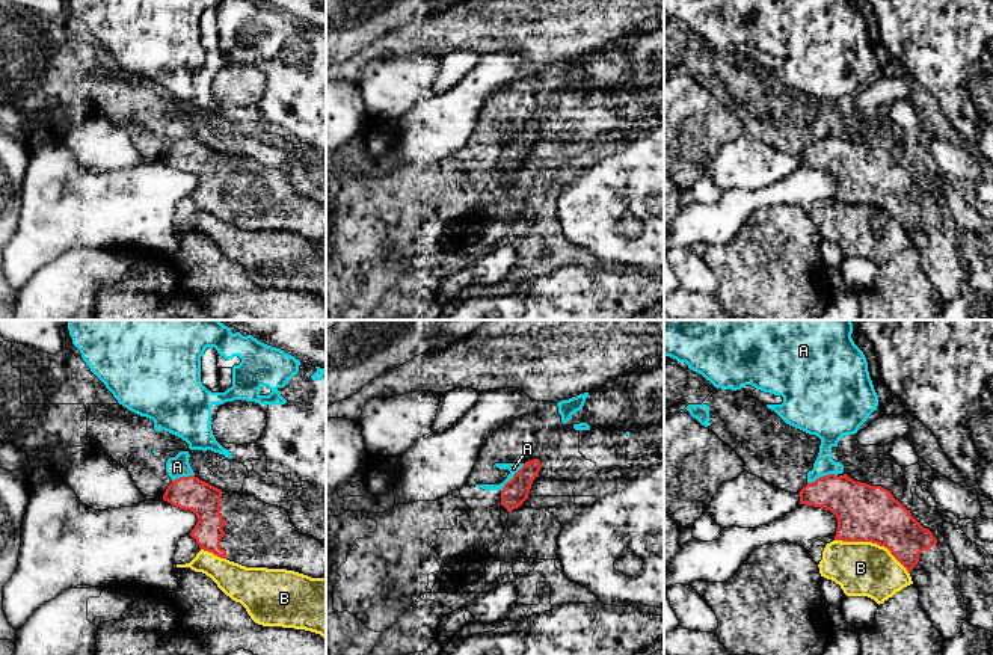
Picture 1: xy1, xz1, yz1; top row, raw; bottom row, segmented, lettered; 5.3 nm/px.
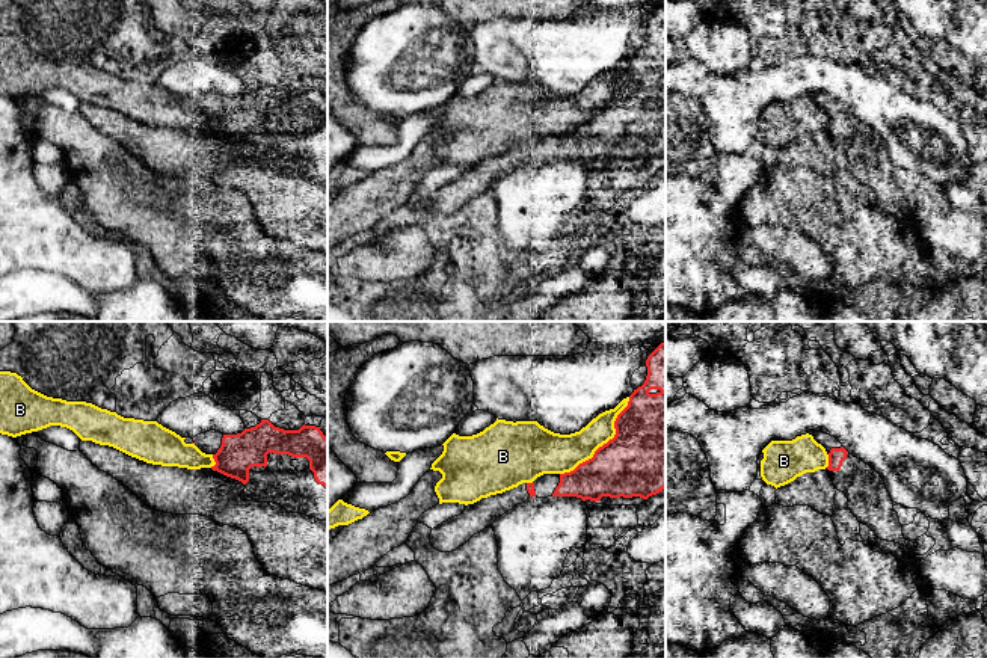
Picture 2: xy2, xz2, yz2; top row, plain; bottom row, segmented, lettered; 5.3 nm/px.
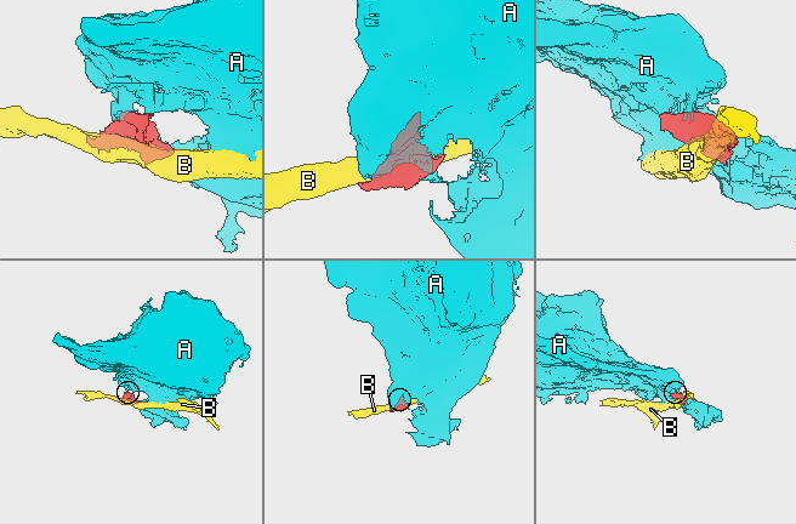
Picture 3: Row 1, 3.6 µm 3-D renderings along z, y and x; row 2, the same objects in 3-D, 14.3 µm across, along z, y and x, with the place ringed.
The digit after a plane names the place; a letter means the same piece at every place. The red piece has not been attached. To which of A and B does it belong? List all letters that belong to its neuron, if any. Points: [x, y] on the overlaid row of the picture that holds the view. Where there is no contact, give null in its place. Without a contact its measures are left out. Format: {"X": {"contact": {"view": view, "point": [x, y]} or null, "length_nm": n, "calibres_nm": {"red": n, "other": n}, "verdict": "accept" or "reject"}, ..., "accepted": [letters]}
{"A": {"contact": {"view": "yz1", "point": [821, 477]}, "length_nm": 170, "calibres_nm": {"red": 260, "other": 120}, "verdict": "reject"}, "B": {"contact": {"view": "xz2", "point": [607, 442]}, "length_nm": 550, "calibres_nm": {"red": 440, "other": 200}, "verdict": "reject"}, "accepted": []}

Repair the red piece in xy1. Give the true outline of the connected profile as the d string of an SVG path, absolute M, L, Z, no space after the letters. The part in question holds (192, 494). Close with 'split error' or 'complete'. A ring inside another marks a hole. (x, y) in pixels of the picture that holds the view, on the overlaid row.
M195 475L174 480L163 500L196 515L198 522L190 536L204 551L246 567L287 569L311 578L326 578L326 546L299 533L282 507L251 495L220 490Z | split error

